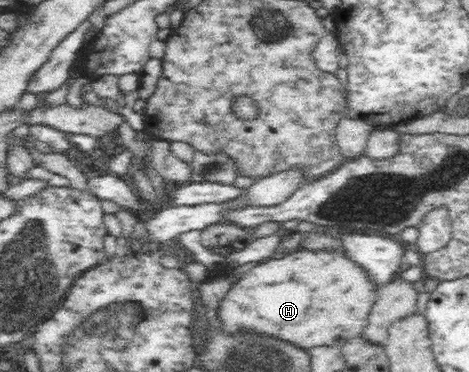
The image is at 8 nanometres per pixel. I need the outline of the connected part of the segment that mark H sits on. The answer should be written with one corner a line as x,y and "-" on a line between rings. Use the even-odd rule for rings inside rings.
297,251
297,253
291,253
283,259
269,258
261,262
260,265
251,267
249,271
245,271
241,276
241,279
229,287
227,295
219,301
219,311
217,311
217,317
223,325
223,331
225,333
237,333
237,331
247,331
247,333
259,333
259,335
269,335
269,337
275,337
275,339
281,339
281,341
287,341
299,349
311,349
311,347
317,346
339,346
339,348
348,340
359,337
362,331
368,325
368,317
373,303
375,303
375,291
378,287
369,280
369,276
365,273
365,270
361,269
361,266
353,265
343,253
337,253
337,251

